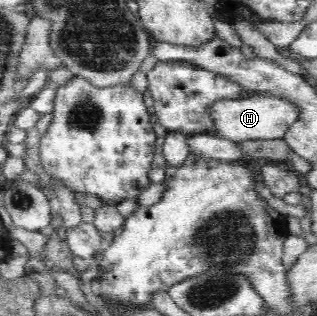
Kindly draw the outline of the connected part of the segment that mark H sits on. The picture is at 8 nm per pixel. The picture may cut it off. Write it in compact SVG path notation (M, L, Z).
M259 94L247 98L222 99L208 107L212 119L209 133L229 141L247 141L247 139L281 139L290 125L298 118L299 110L294 103L279 99L271 94Z

